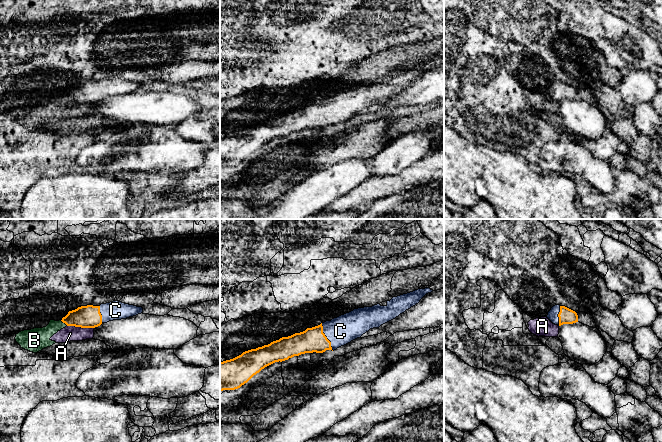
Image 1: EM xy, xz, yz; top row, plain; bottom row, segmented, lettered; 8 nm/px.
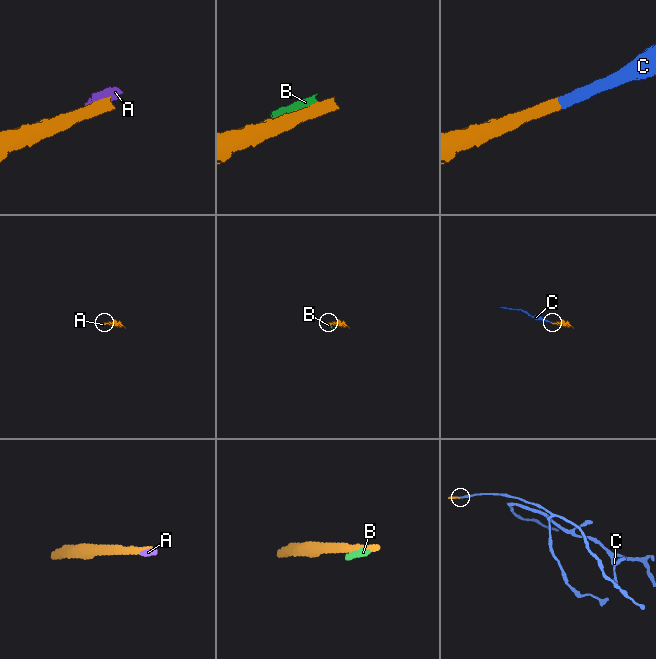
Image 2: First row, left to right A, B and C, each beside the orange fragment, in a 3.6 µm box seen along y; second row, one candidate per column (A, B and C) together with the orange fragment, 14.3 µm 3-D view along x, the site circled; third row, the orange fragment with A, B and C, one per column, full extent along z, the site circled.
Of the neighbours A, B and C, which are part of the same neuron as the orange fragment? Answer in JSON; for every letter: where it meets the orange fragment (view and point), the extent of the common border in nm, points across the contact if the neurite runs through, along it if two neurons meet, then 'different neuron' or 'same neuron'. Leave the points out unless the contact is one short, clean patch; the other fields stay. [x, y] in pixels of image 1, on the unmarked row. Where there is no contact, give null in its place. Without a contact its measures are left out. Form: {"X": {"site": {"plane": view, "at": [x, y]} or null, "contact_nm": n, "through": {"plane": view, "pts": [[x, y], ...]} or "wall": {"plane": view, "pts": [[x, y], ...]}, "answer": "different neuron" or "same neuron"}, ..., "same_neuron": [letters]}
{"A": {"site": {"plane": "xy", "at": [81, 103]}, "contact_nm": 220, "wall": {"plane": "xy", "pts": [[67, 101], [94, 104]]}, "answer": "different neuron"}, "B": {"site": {"plane": "xy", "at": [64, 98]}, "contact_nm": 80, "answer": "different neuron"}, "C": {"site": {"plane": "xz", "at": [326, 113]}, "contact_nm": 240, "through": {"plane": "xz", "pts": [[313, 115], [326, 113], [340, 107]]}, "answer": "same neuron"}, "same_neuron": ["C"]}

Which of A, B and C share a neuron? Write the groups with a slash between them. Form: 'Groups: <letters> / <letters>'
Groups: A B / C

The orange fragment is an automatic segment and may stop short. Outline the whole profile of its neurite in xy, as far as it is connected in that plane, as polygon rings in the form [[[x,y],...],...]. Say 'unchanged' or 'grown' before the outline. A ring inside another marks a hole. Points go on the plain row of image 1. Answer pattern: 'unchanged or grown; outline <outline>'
grown; outline [[[113,77],[101,80],[100,82],[87,81],[78,83],[75,86],[69,87],[61,97],[67,102],[95,104],[102,99],[126,95],[141,90],[142,88],[142,83]]]

